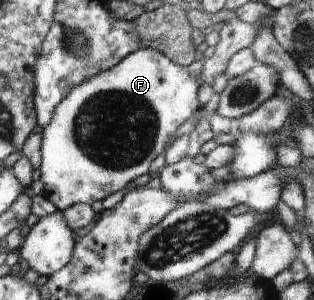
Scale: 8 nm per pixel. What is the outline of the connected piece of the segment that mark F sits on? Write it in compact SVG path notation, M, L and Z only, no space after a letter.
M237 17L227 20L222 27L215 52L211 58L206 59L199 73L193 73L188 66L181 67L173 63L156 49L138 48L111 69L100 71L91 79L75 86L59 103L51 121L43 129L38 129L42 132L40 180L44 183L44 196L57 210L103 200L115 191L127 190L133 179L149 173L151 161L168 148L167 142L177 128L201 108L199 87L205 83L212 85L215 75L226 70L231 56L250 47L258 28Z

